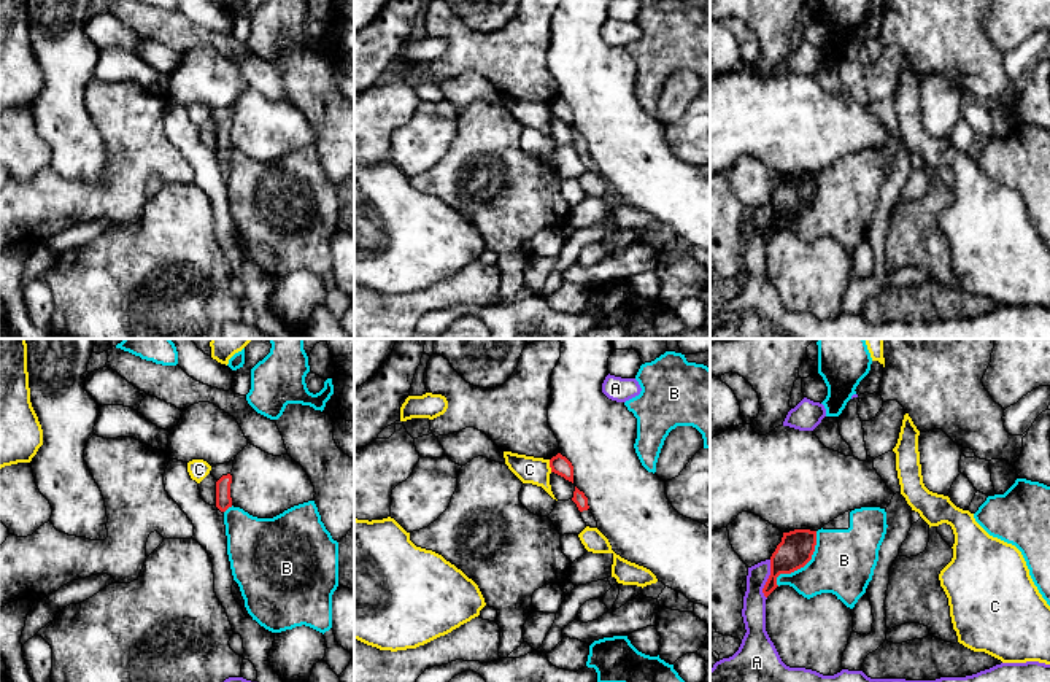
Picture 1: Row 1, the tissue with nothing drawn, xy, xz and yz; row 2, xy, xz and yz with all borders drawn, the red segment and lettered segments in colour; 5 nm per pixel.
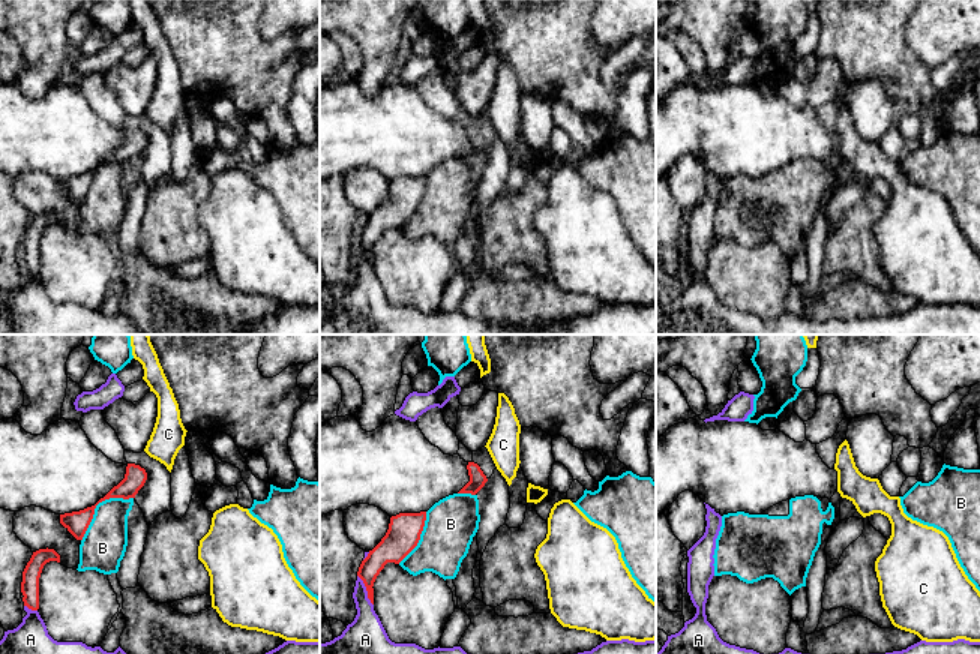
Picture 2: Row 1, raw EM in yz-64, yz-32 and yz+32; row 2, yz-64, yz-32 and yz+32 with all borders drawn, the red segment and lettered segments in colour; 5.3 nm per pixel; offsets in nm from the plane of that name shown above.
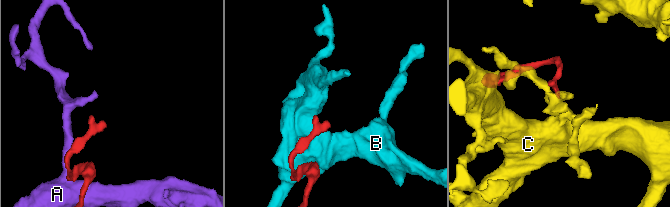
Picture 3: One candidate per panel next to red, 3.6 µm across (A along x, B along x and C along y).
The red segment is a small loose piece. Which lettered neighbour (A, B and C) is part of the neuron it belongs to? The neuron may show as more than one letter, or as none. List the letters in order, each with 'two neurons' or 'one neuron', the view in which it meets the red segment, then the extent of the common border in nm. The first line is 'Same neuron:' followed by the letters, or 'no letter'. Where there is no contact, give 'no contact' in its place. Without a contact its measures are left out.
Same neuron: no letter
A: two neurons; meets red in yz; contact 200 nm long
B: two neurons; meets red in yz; contact 340 nm long
C: two neurons; meets red in xz; contact 70 nm long

